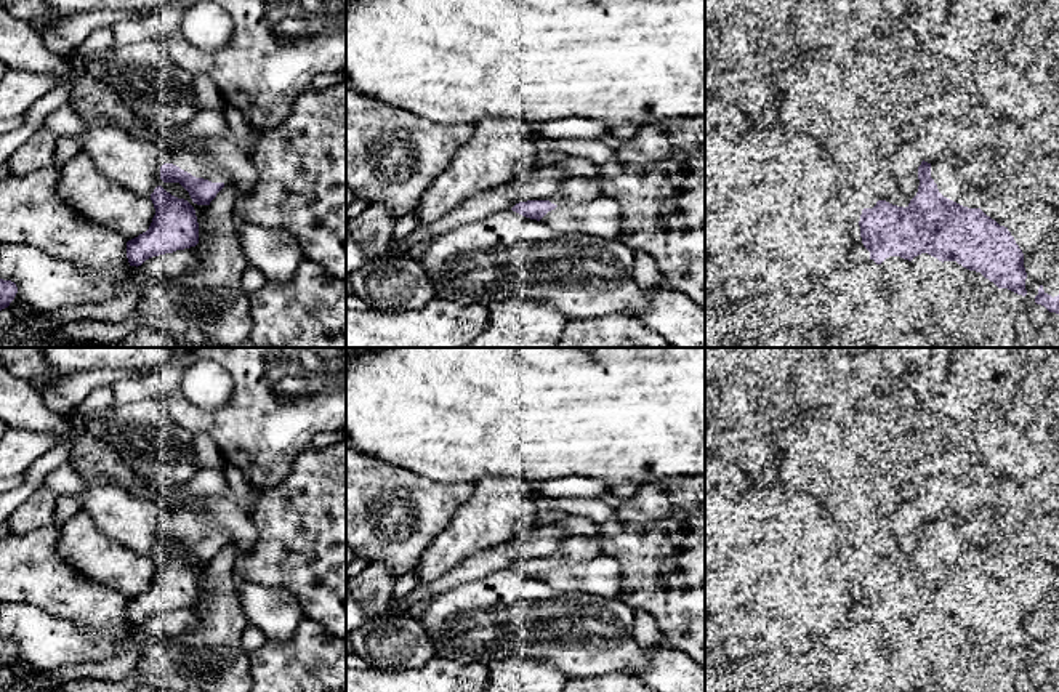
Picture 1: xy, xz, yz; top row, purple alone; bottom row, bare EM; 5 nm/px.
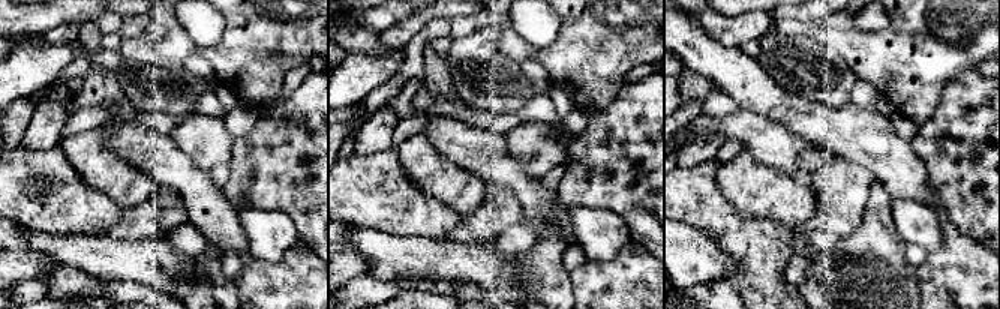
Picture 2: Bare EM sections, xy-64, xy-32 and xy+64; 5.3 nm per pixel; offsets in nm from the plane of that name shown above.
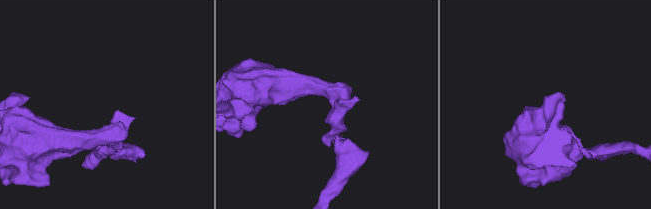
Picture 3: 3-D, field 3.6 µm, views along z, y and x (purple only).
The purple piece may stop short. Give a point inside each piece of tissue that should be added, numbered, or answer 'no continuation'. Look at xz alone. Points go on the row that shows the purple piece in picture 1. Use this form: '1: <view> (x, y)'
1: xz (574, 189)

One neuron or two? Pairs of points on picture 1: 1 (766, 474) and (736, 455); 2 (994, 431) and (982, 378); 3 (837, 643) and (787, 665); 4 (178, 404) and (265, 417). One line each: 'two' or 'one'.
1: one
2: two
3: two
4: one

